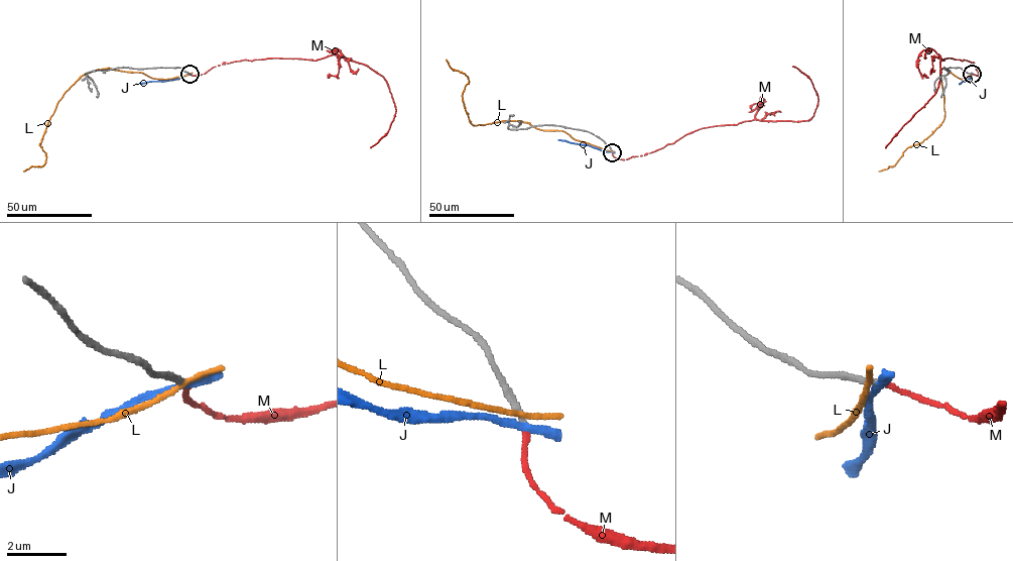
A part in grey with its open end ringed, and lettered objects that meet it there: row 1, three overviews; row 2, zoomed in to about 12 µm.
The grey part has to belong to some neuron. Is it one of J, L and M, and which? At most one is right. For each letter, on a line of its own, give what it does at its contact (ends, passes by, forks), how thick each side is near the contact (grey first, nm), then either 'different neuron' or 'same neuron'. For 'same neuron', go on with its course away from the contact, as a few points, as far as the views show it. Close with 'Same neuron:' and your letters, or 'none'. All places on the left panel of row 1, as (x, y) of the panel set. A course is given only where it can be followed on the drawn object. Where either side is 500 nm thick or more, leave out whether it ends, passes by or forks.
J: it passes by; 200 nm thick on the grey side, 200 nm on the other; different neuron
L: it passes by; 240 nm thick on the grey side, 150 nm on the other; different neuron
M: it ends there; 180 nm thick on the grey side, 150 nm on the other; same neuron; it runs (190, 73), (245, 60), (314, 61), (333, 54), (365, 65), (385, 81), (395, 107), (388, 132), (370, 147)
Same neuron: M

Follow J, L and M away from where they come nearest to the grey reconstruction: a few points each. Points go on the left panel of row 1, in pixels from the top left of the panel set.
J: (190, 73), (174, 80), (136, 84)
L: (190, 73), (161, 79), (107, 68), (83, 74), (56, 104), (46, 126), (39, 144), (45, 162), (23, 171)
M: (190, 73), (245, 60), (314, 61), (333, 54), (365, 65), (385, 81), (395, 107), (388, 132), (370, 147)

